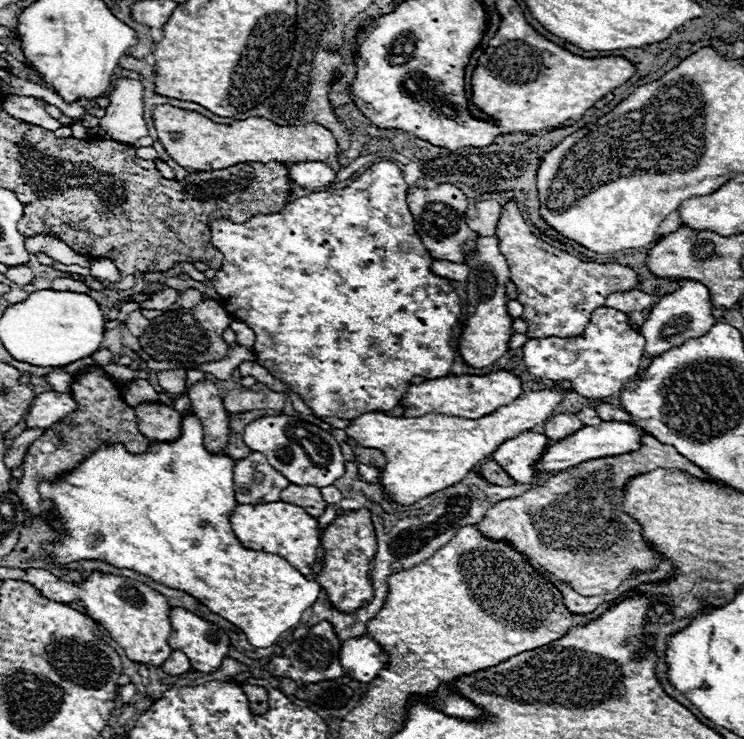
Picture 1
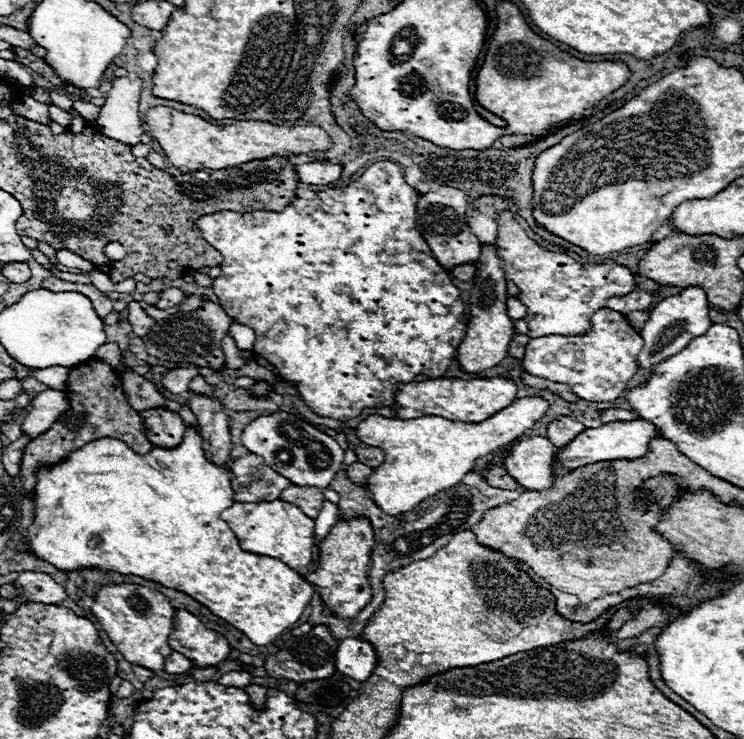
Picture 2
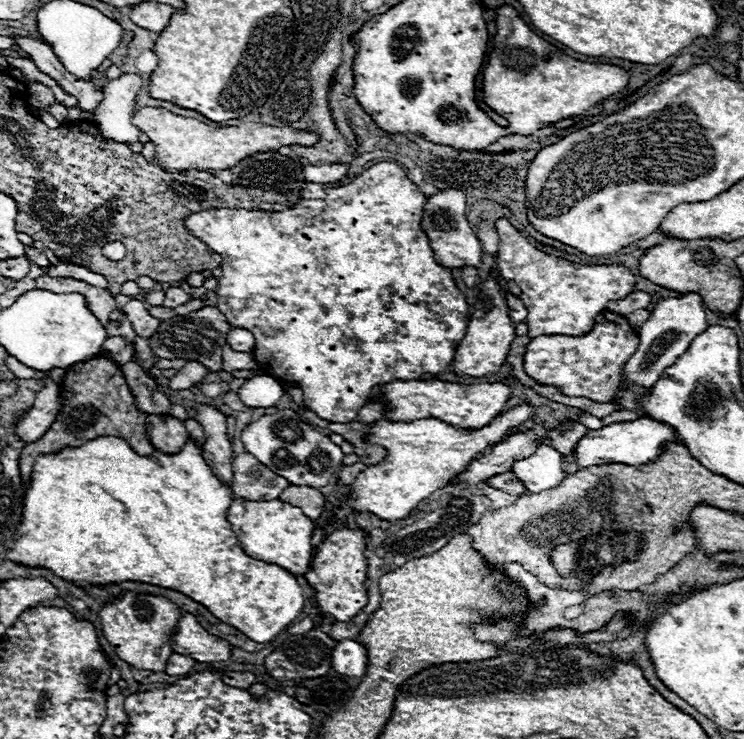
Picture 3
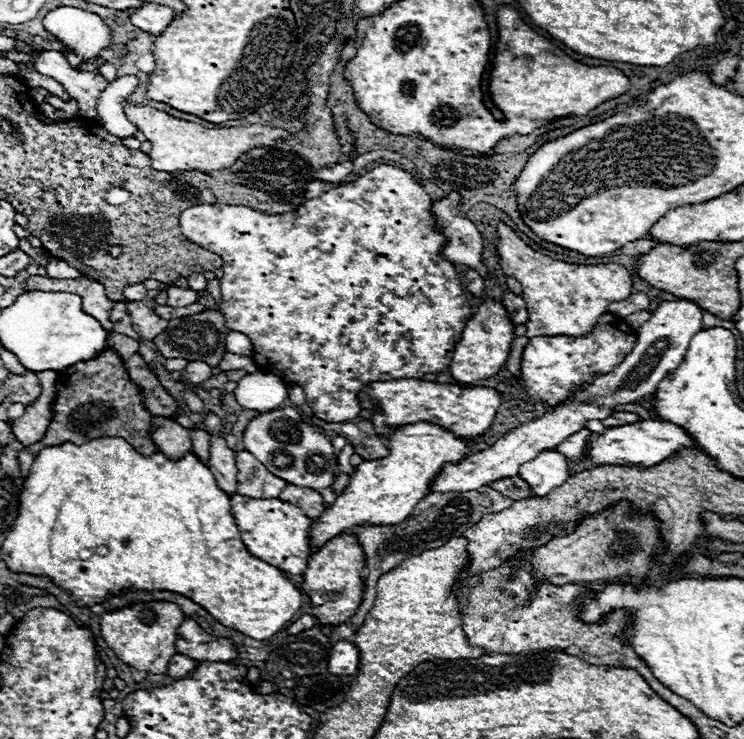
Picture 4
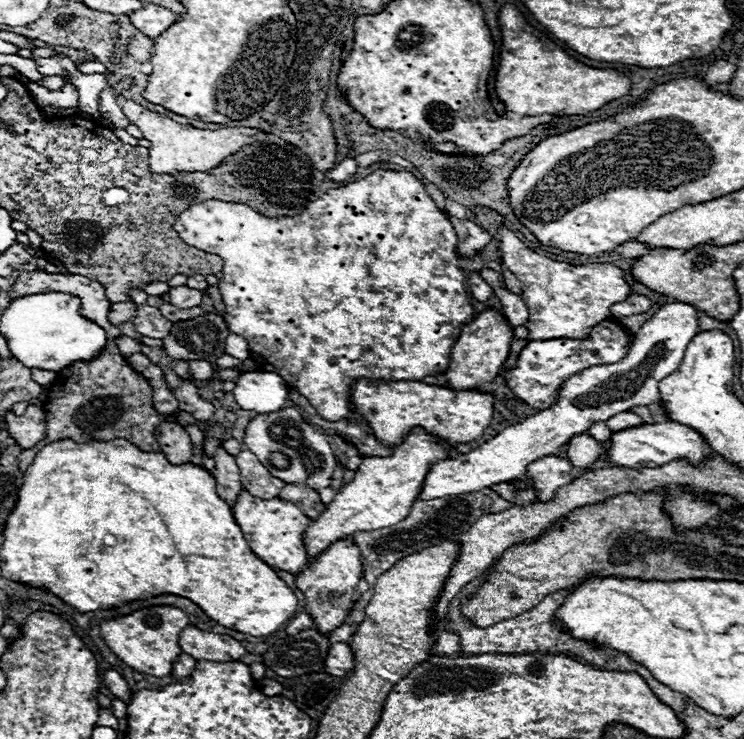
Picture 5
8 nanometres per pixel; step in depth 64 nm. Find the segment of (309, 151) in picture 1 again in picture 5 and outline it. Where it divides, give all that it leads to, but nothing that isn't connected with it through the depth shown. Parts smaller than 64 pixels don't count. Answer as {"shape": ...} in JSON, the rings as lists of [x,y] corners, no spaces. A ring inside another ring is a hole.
{"shape":[[[124,100],[122,104],[122,112],[124,116],[130,120],[130,124],[138,126],[140,132],[144,134],[146,140],[150,140],[150,172],[152,174],[174,174],[174,170],[178,172],[208,172],[210,168],[216,168],[220,166],[228,156],[232,156],[234,152],[238,152],[242,146],[252,146],[256,142],[266,142],[266,136],[258,136],[260,130],[258,128],[220,128],[220,130],[202,130],[202,128],[194,128],[194,126],[184,126],[184,124],[178,124],[158,112],[152,112],[144,106],[138,106],[136,102],[132,100]]]}

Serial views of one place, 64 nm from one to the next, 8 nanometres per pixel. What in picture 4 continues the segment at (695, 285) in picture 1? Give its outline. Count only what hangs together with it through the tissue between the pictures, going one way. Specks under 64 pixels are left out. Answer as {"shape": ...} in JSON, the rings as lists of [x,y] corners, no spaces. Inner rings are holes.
{"shape":[[[670,300],[662,302],[650,316],[648,322],[644,322],[636,336],[638,342],[634,350],[624,358],[622,364],[614,368],[614,372],[606,376],[596,376],[594,384],[588,390],[574,392],[566,404],[560,404],[552,414],[544,414],[540,418],[534,418],[520,428],[504,434],[498,442],[494,442],[490,448],[470,454],[460,464],[446,464],[442,472],[432,482],[432,492],[466,492],[466,490],[478,490],[480,486],[486,486],[494,480],[516,476],[518,466],[534,460],[542,450],[556,448],[564,438],[568,438],[572,432],[578,432],[584,428],[586,420],[604,420],[612,414],[612,408],[618,404],[630,404],[638,398],[652,396],[656,392],[658,382],[678,364],[682,362],[688,344],[692,336],[703,329],[702,309],[692,300]]]}

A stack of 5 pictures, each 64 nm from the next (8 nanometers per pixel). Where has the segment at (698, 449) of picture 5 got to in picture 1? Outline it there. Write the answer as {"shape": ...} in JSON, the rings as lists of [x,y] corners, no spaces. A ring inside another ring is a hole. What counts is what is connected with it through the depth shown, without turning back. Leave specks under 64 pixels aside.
{"shape":[[[602,422],[598,426],[584,426],[578,432],[556,440],[556,442],[548,442],[544,456],[536,462],[536,470],[538,472],[554,472],[554,470],[566,470],[570,466],[578,466],[586,460],[592,458],[602,458],[602,456],[618,456],[618,454],[626,454],[626,452],[634,452],[640,448],[640,436],[644,432],[628,422]]]}

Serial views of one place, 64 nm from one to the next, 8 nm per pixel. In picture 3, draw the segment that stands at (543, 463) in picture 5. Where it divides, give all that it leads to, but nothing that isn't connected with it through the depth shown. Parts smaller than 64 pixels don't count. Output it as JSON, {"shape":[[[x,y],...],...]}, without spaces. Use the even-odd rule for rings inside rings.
{"shape":[[[544,442],[532,456],[516,460],[516,464],[512,464],[512,474],[528,488],[528,492],[538,494],[558,486],[560,480],[564,480],[566,474],[562,472],[562,462],[564,456]]]}

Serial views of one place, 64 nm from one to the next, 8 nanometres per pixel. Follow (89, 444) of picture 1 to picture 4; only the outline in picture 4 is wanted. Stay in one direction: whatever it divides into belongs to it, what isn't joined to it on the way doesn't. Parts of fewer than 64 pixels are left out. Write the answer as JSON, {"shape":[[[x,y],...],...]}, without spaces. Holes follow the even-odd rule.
{"shape":[[[108,348],[100,354],[100,358],[86,360],[58,372],[58,398],[54,402],[52,422],[44,434],[44,440],[20,450],[20,472],[22,476],[28,476],[34,458],[46,446],[58,446],[64,442],[86,444],[104,436],[120,436],[132,444],[136,452],[154,454],[158,448],[150,438],[150,420],[152,414],[142,406],[142,392],[130,382],[124,362],[118,358],[118,354]]]}

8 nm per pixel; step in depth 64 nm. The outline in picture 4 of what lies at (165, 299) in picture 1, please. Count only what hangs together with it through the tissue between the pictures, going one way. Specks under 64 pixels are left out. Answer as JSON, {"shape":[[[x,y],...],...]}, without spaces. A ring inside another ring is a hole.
{"shape":[[[170,286],[166,292],[168,292],[168,302],[166,304],[172,306],[172,308],[188,306],[188,304],[194,304],[198,300],[194,290],[184,290],[184,288],[178,288],[178,286]]]}

